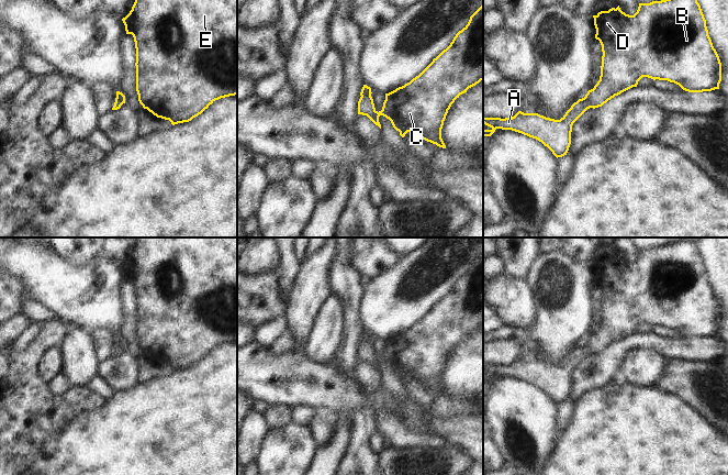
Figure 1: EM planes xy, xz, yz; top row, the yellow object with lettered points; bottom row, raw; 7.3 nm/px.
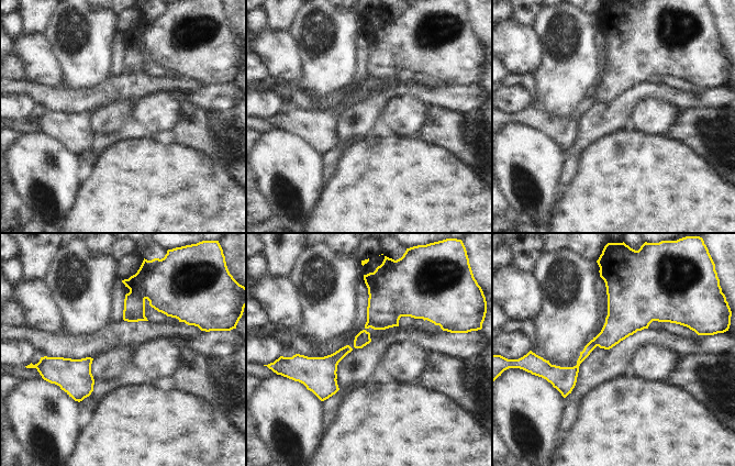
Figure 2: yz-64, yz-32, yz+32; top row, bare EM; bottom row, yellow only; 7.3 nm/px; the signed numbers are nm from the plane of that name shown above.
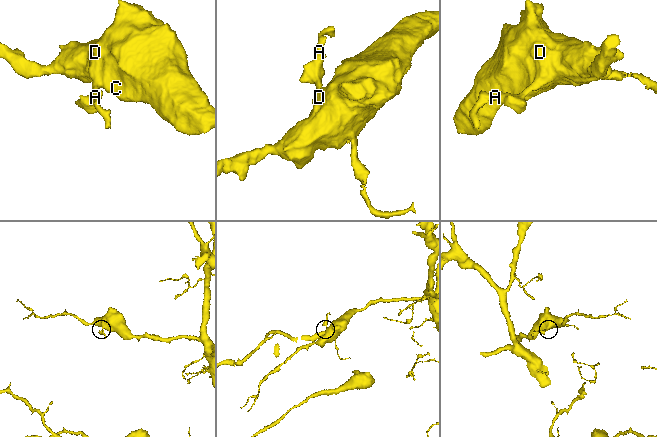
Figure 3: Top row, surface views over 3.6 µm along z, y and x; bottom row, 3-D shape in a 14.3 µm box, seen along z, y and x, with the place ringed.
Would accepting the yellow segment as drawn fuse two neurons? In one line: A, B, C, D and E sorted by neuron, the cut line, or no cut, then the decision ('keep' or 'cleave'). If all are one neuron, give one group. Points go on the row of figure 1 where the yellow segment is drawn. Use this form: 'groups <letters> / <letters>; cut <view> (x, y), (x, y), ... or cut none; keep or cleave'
groups A B C D E; cut none; keep

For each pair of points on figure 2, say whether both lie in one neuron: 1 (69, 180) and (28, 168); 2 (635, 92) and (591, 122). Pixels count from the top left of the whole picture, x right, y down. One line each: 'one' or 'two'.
1: one
2: one

